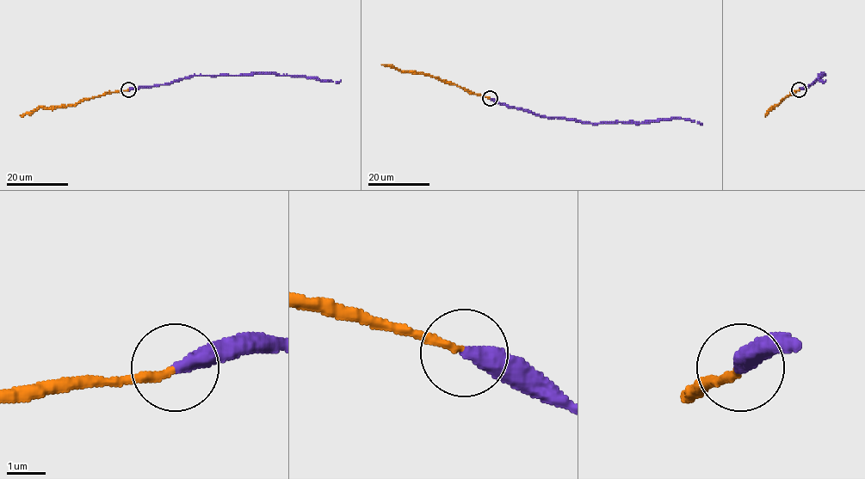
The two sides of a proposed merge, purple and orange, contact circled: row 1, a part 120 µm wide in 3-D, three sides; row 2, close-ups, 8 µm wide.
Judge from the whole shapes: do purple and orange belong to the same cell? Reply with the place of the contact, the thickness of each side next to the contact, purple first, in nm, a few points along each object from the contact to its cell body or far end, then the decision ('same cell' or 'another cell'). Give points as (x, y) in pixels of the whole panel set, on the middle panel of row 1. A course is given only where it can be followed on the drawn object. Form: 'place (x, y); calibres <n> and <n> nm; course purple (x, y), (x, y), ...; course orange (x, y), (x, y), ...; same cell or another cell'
place (490, 98); calibres 420 and 190 nm; course purple (490, 98), (536, 114), (571, 118), (584, 123), (649, 123), (689, 119), (701, 124); course orange (490, 98), (469, 94), (435, 77), (382, 64); same cell

